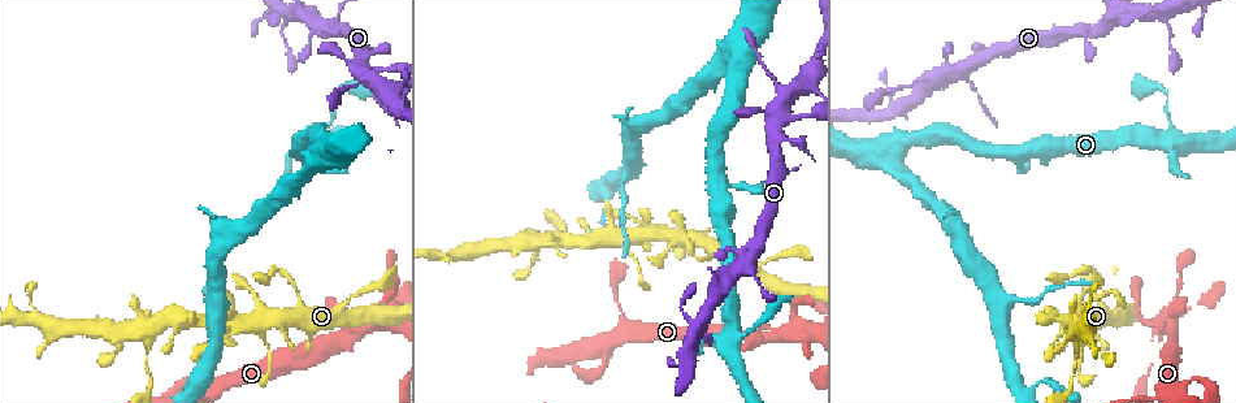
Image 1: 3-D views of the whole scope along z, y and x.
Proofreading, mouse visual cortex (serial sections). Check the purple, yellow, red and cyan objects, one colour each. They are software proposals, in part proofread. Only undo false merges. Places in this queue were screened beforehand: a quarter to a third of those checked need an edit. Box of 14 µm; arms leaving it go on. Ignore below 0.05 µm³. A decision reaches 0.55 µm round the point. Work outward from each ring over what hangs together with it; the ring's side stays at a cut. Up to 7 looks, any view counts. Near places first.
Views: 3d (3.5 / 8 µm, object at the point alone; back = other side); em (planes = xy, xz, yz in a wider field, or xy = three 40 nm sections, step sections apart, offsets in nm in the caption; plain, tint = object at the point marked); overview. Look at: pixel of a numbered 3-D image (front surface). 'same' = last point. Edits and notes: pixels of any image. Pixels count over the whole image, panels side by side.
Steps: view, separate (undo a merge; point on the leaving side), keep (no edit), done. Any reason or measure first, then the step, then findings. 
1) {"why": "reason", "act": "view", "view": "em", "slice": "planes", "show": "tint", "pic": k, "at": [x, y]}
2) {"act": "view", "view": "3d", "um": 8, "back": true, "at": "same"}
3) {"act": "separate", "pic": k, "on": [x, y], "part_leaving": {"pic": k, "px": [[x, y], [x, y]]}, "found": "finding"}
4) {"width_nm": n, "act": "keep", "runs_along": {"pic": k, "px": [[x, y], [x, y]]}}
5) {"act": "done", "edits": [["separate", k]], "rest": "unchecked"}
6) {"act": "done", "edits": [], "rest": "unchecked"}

{"why": "thin neck", "act": "view", "view": "3d", "um": 3.5, "pic": 1, "at": [297, 292]}

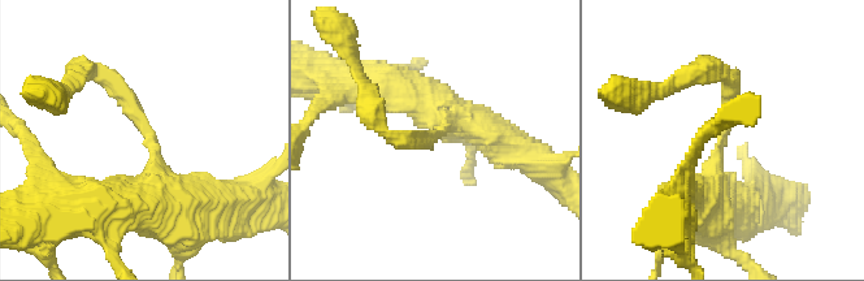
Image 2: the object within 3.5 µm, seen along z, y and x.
{"why": "now the EM", "act": "view", "view": "em", "slice": "xy", "step": 5, "show": "tint", "pic": 2, "at": [441, 135]}

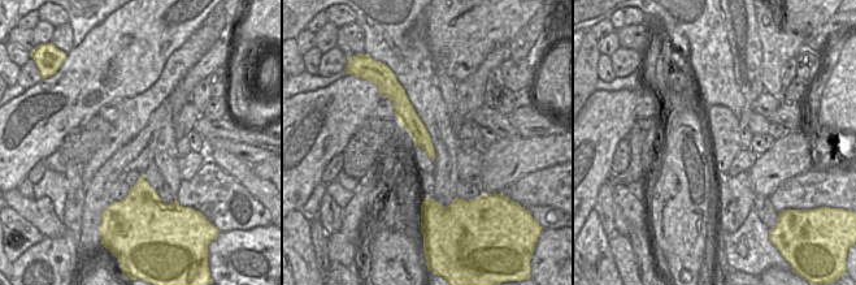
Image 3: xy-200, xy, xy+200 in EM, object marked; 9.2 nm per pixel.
{"act": "keep", "runs_along": {"pic": 3, "px": [[399, 95], [403, 111], [431, 154]]}, "found": "one cell here"}

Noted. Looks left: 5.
{"act": "view", "view": "3d", "um": 3.5, "back": true, "pic": 1, "at": [154, 324]}

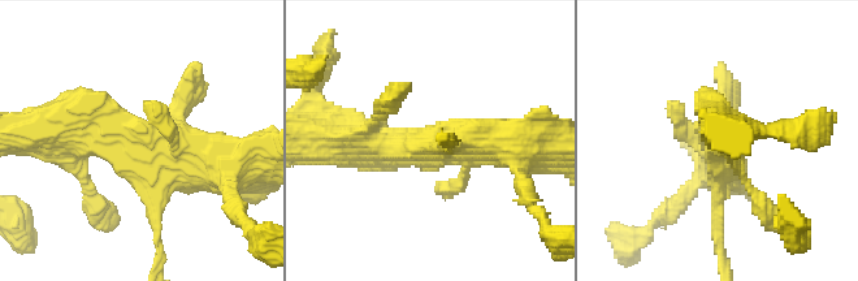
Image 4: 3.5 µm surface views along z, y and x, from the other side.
{"act": "view", "view": "em", "slice": "xy", "step": 3, "show": "tint", "pic": 4, "at": [143, 152]}

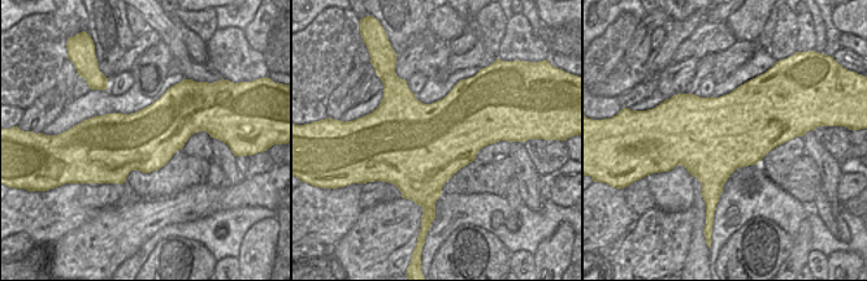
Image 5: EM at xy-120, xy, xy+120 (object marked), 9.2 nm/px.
{"act": "keep", "runs_along": {"pic": 4, "px": [[60, 130], [228, 161]]}, "found": "all the same cell"}

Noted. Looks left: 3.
{"why": "three-way junction", "act": "view", "view": "3d", "um": 3.5, "pic": 1, "at": [1005, 299]}

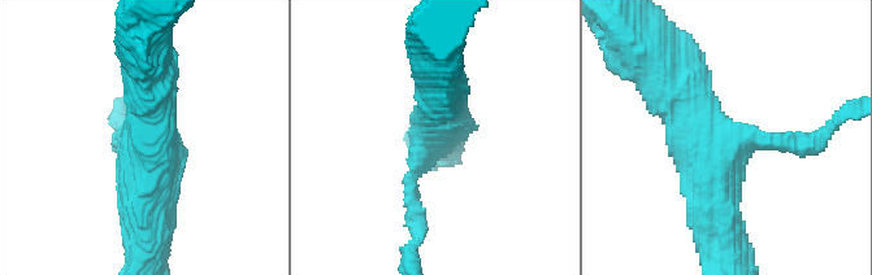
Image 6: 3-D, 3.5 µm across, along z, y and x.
{"why": "need the tissue", "act": "view", "view": "em", "slice": "planes", "show": "tint", "pic": 6, "at": [724, 142]}

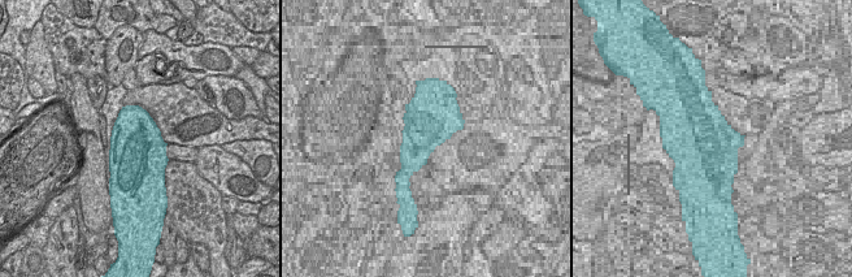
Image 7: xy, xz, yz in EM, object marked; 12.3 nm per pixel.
{"act": "view", "view": "em", "slice": "xy", "step": 1, "show": "tint", "at": "same"}

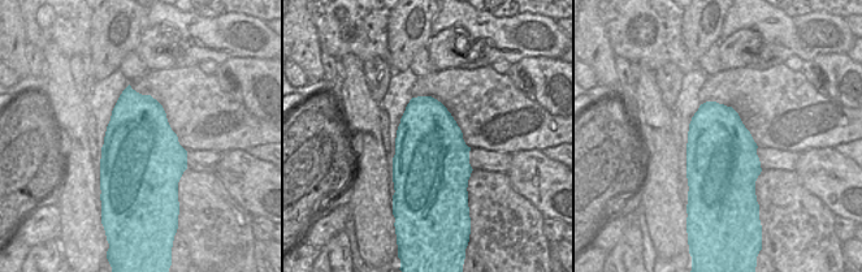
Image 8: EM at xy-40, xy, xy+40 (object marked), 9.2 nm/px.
{"arms": 3, "arm_widths_nm": [200, 500, 600], "act": "keep", "runs_along": {"pic": 6, "px": [[671, 78], [714, 161], [724, 245]]}, "found": "one cell here"}

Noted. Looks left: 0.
{"act": "done", "edits": [], "rest": "unchecked"}

